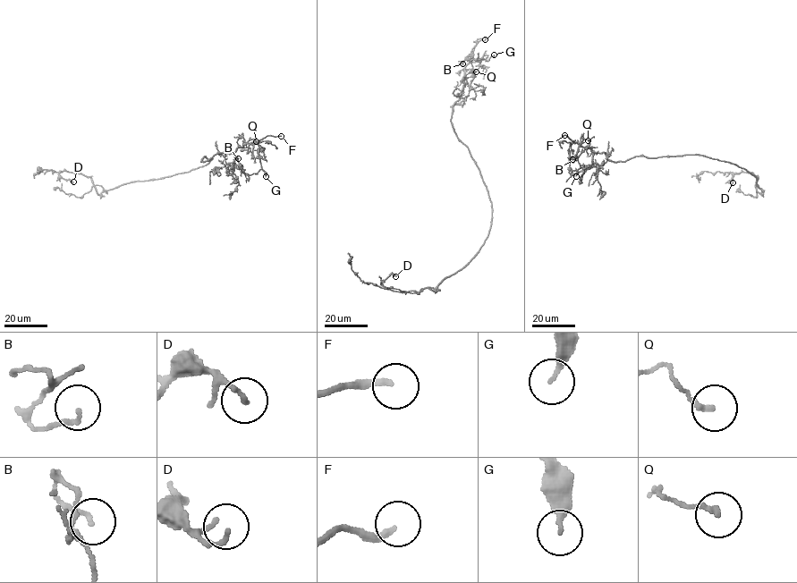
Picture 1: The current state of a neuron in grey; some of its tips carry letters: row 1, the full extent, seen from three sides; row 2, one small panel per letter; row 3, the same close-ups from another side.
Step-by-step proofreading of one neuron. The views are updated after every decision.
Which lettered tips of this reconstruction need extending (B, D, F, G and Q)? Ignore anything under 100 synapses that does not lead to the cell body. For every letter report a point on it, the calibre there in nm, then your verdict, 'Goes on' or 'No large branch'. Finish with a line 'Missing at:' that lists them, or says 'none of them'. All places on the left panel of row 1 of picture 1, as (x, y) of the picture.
B: Place: (238, 158). Thickness 120 nm. No large branch
D: Place: (73, 181). Thickness 130 nm. No large branch
F: Place: (281, 136). Thickness 200 nm. Goes on
G: Place: (266, 176). Thickness 220 nm. No large branch
Q: Place: (256, 141). Thickness 140 nm. No large branch
Missing at: F

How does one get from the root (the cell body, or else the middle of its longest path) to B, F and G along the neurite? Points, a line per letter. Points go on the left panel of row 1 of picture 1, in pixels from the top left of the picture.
B: (203, 166), (213, 159), (204, 156), (202, 161), (218, 153), (229, 166), (241, 171), (238, 158)
F: (203, 166), (213, 159), (204, 156), (202, 161), (218, 153), (233, 153), (267, 136), (281, 136)
G: (203, 166), (213, 159), (204, 156), (202, 161), (218, 153), (233, 153), (238, 147), (256, 141), (266, 176)

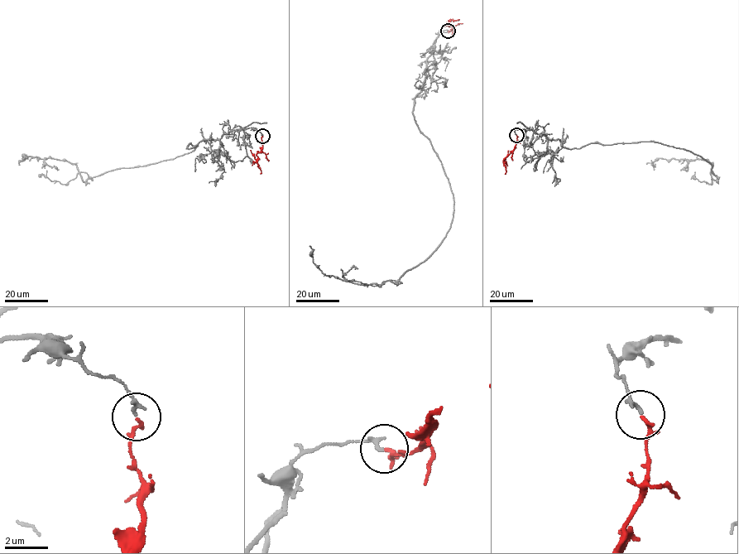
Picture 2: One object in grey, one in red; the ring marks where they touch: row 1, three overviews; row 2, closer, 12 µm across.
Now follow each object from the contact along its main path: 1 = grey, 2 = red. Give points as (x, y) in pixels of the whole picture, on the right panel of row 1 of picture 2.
1: (516, 135), (531, 129), (568, 148), (661, 143), (699, 156), (715, 175), (698, 159), (658, 158), (654, 170)
2: (516, 135), (515, 148), (505, 160), (505, 174)

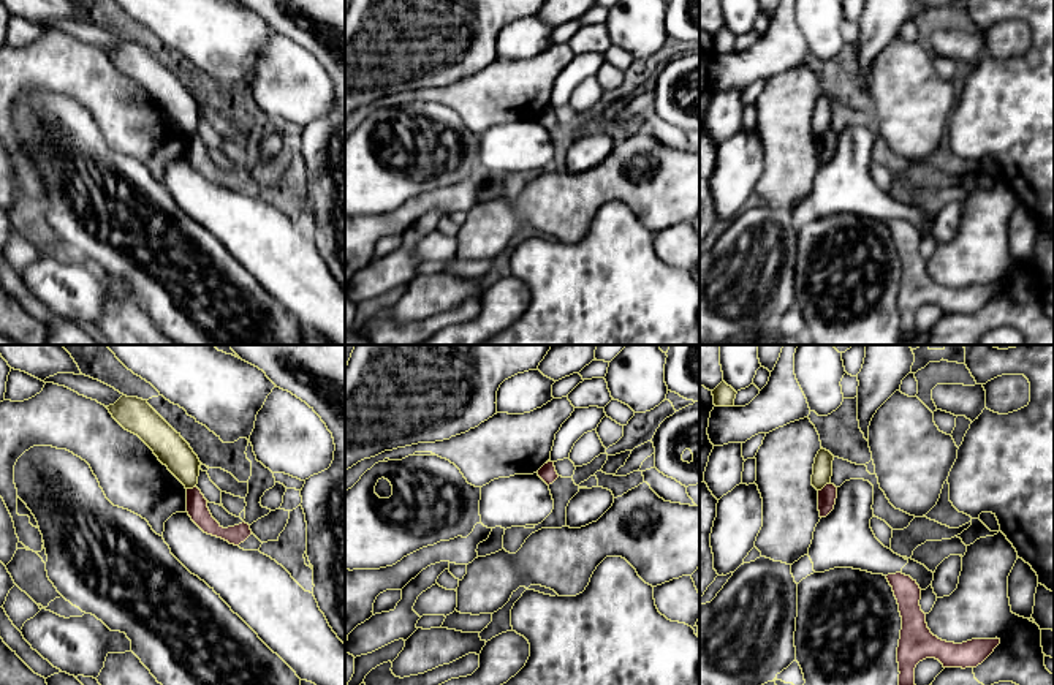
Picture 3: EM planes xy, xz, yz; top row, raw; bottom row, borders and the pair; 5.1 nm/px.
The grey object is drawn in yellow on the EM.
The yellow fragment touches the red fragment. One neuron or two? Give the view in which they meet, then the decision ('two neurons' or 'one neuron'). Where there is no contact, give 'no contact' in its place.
meets yellow in yz; two neurons

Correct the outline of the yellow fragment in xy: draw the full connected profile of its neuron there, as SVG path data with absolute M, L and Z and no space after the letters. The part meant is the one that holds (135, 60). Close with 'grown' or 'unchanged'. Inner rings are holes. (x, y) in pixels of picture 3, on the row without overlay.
M122 41L106 54L125 76L138 81L154 97L185 134L196 133L201 111L198 101L147 46Z | unchanged

